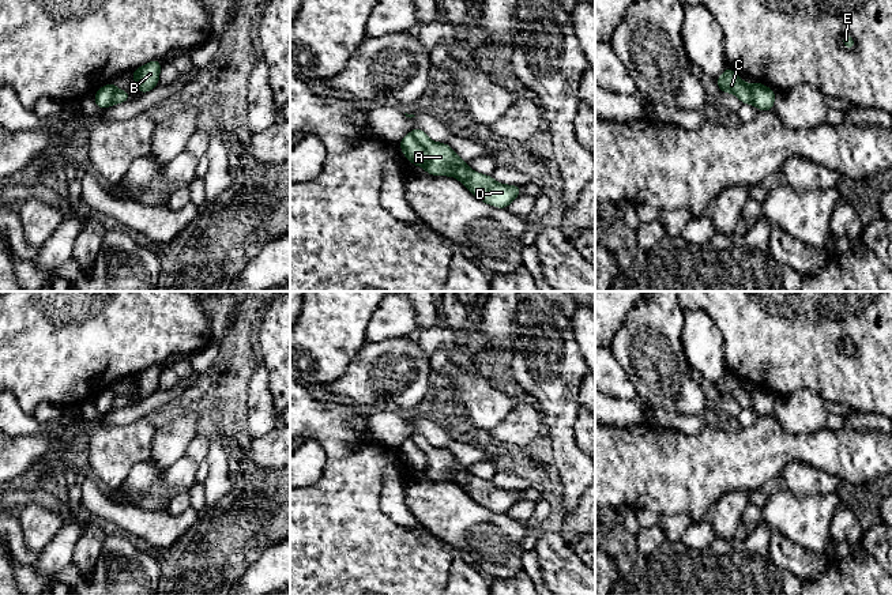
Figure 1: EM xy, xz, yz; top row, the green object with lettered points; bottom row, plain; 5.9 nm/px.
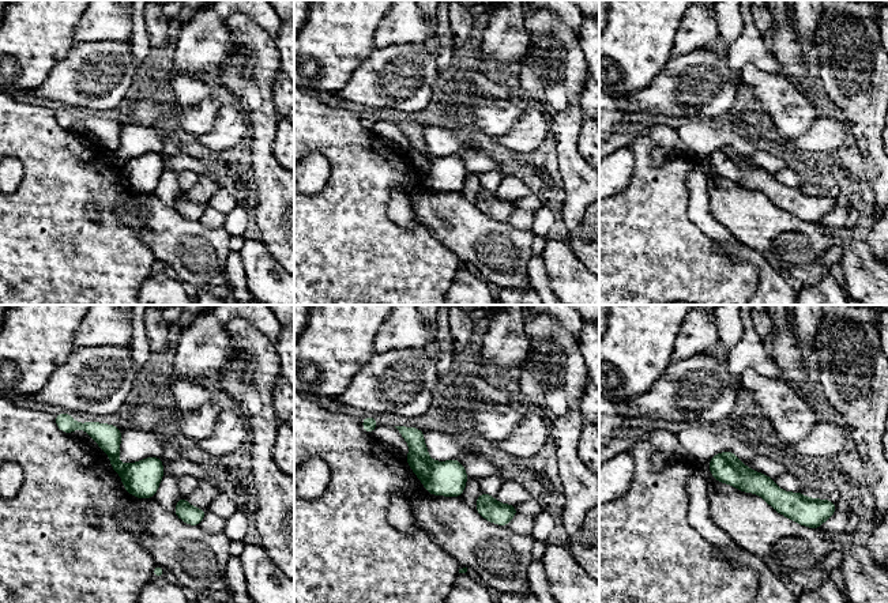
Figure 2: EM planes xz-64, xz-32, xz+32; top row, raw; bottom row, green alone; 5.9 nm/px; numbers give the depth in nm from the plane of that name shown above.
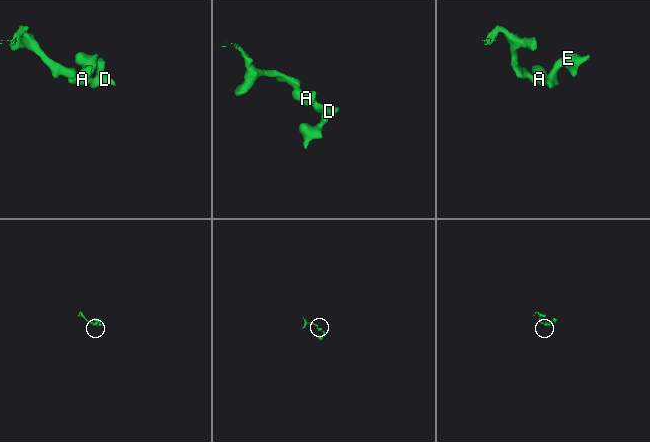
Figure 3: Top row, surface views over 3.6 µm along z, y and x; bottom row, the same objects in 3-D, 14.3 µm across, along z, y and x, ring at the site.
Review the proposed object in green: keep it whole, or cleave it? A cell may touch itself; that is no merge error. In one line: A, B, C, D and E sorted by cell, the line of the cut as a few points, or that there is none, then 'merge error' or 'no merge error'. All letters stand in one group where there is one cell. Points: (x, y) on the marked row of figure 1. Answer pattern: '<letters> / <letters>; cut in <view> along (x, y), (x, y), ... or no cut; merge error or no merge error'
A B C / D E; cut in xz along (410, 134), (428, 155), (428, 162), (424, 168); merge error

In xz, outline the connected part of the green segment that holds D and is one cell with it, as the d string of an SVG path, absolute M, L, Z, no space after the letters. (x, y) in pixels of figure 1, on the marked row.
M462 159L453 165L452 172L475 197L490 206L507 208L516 196L520 196L519 185L498 184L492 176L470 170L467 162Z

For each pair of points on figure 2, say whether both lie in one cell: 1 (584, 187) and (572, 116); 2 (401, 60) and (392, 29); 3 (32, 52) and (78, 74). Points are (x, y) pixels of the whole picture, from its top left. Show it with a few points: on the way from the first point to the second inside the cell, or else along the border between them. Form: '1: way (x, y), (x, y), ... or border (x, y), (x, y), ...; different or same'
1: way (574, 169), (568, 157), (568, 134); same
2: border (422, 41), (384, 45), (376, 49); different
3: border (75, 45), (37, 89); different

